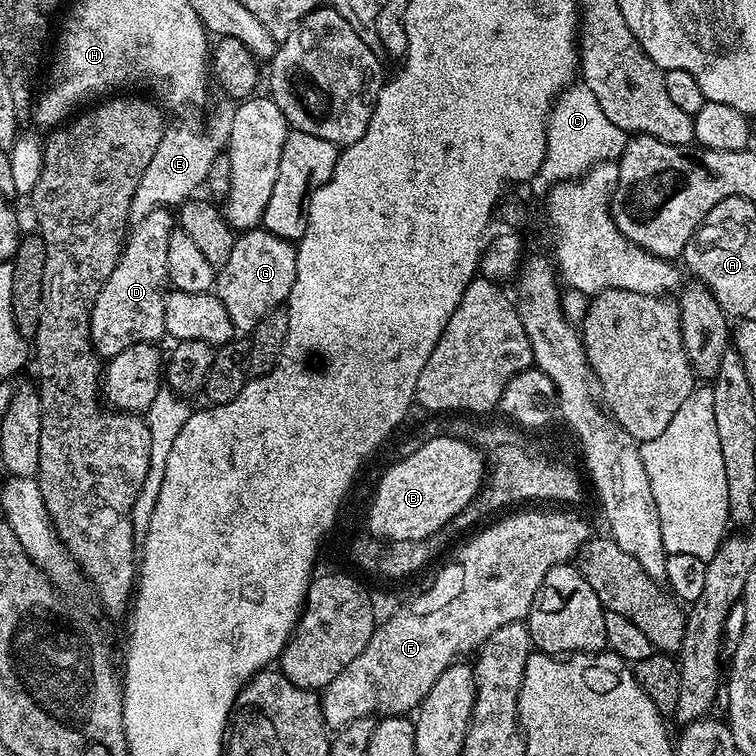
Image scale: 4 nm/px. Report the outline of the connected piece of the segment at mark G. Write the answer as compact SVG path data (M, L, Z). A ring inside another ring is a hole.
M257 226L237 235L234 250L230 250L226 266L222 266L216 273L214 295L222 302L222 306L226 306L230 322L236 327L237 333L248 334L254 326L258 326L258 322L262 322L262 318L266 318L266 314L270 314L270 310L281 307L287 301L295 277L296 244L291 240L278 238L263 226Z

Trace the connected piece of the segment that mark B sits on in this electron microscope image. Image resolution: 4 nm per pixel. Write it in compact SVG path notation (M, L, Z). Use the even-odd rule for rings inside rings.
M434 437L420 449L400 459L404 460L386 469L384 477L377 482L372 505L368 508L367 531L376 538L385 536L389 542L427 541L439 528L447 529L452 519L476 496L486 480L486 460L481 450L454 437Z

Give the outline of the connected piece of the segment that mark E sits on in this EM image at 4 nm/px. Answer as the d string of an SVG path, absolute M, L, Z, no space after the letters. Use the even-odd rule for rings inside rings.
M221 99L221 104L212 112L208 125L201 132L192 128L165 127L162 142L158 142L158 150L154 150L154 158L150 158L150 166L146 166L146 174L142 174L142 182L138 182L138 190L134 190L132 205L128 211L133 221L146 218L155 208L171 209L186 200L193 199L196 192L205 187L210 165L214 158L225 151L230 130L234 122L236 104L231 99Z

